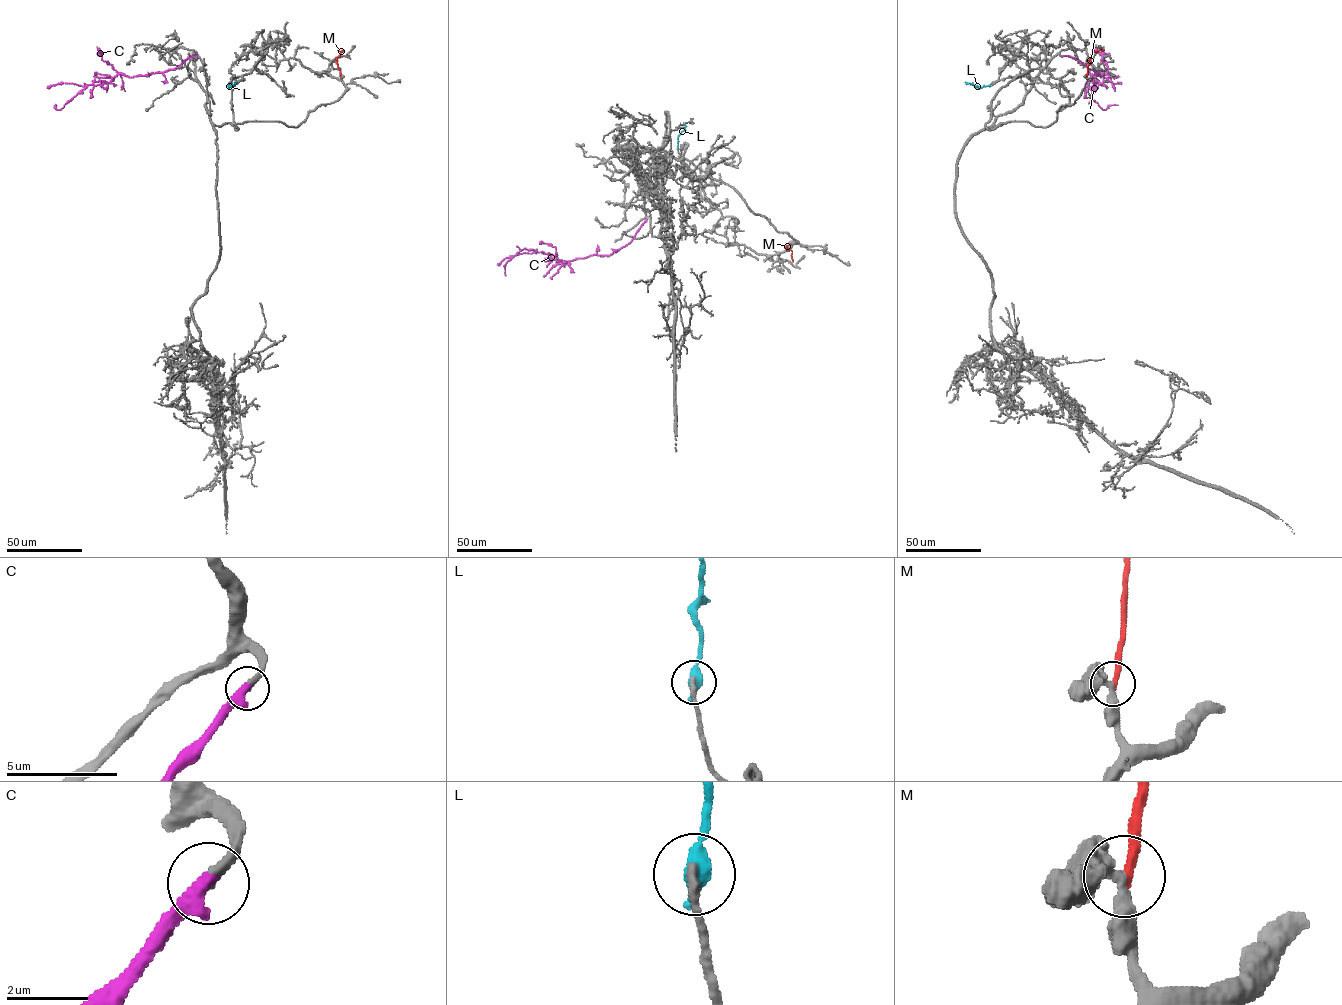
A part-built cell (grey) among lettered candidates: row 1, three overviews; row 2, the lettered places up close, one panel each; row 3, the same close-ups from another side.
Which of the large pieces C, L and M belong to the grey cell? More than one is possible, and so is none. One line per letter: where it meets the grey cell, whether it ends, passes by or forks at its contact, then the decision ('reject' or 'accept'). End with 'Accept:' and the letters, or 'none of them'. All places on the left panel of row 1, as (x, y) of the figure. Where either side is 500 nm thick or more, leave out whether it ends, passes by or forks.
C: meets grey at (197, 56); accept
L: meets grey at (228, 86); reject
M: meets grey at (341, 76); it ends there; accept
Accept: C, M

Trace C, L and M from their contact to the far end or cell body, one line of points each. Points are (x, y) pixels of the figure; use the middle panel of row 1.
C: (646, 219), (633, 238), (611, 254), (561, 261), (554, 255), (523, 248), (505, 264), (505, 275)
L: (677, 147), (678, 136), (685, 126), (683, 122)
M: (790, 244), (786, 247), (792, 251), (793, 262)

